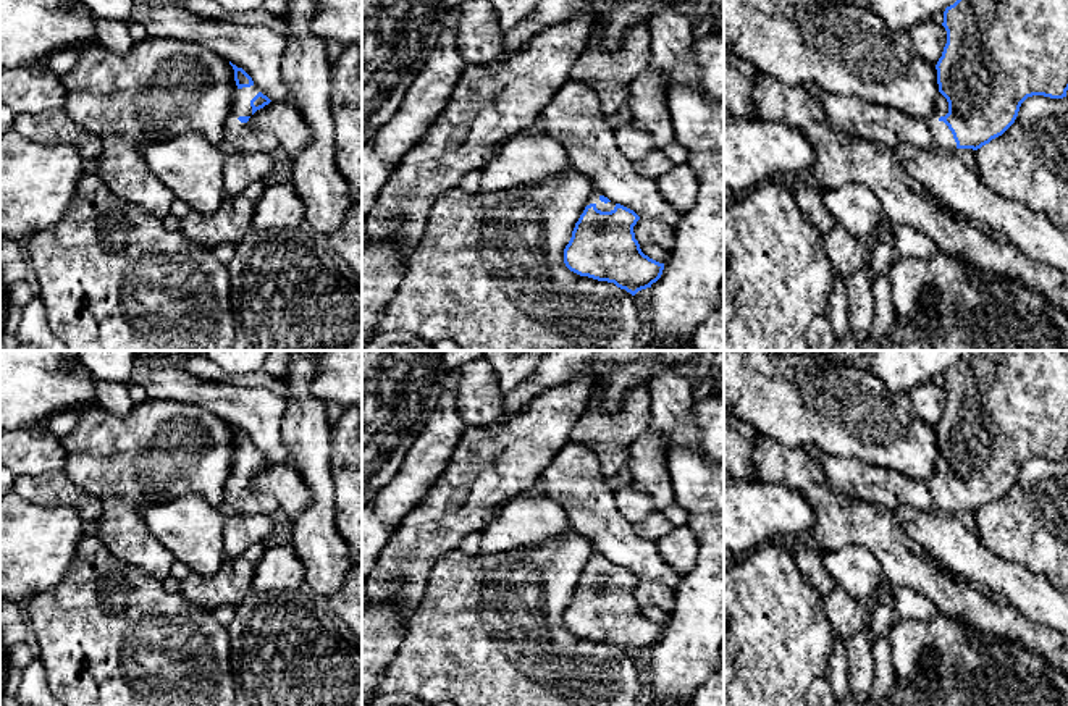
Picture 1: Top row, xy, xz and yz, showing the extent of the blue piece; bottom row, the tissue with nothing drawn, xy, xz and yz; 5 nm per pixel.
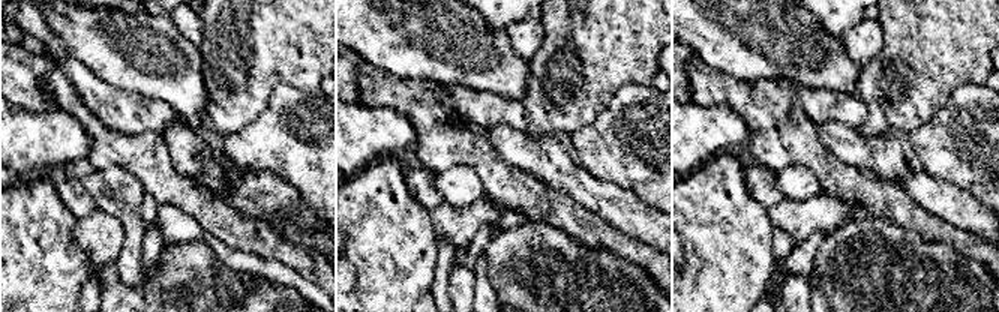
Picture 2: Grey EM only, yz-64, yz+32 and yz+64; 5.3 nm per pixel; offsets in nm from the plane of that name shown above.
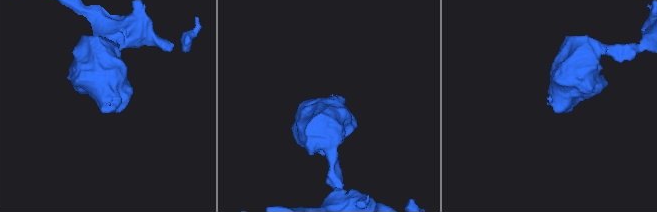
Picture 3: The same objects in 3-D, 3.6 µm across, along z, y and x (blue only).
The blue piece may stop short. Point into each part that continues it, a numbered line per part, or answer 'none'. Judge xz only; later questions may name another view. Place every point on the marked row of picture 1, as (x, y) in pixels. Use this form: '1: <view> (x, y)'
1: xz (595, 199)

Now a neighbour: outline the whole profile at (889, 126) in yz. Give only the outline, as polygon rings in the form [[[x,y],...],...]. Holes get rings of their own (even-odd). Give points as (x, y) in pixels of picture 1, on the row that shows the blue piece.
[[[816,84],[806,89],[824,107],[829,121],[847,136],[889,147],[910,144],[929,149],[932,145],[932,132],[926,120],[897,108],[866,103],[856,97],[829,94]]]

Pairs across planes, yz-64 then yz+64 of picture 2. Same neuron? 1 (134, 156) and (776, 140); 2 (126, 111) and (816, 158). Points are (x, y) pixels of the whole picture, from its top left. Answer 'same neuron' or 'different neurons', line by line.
1: same neuron
2: different neurons

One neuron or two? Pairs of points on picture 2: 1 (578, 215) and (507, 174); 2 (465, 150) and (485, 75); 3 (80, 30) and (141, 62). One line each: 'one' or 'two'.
1: one
2: two
3: one

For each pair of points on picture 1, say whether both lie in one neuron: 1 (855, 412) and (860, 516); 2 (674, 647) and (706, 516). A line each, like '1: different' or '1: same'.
1: different
2: same

